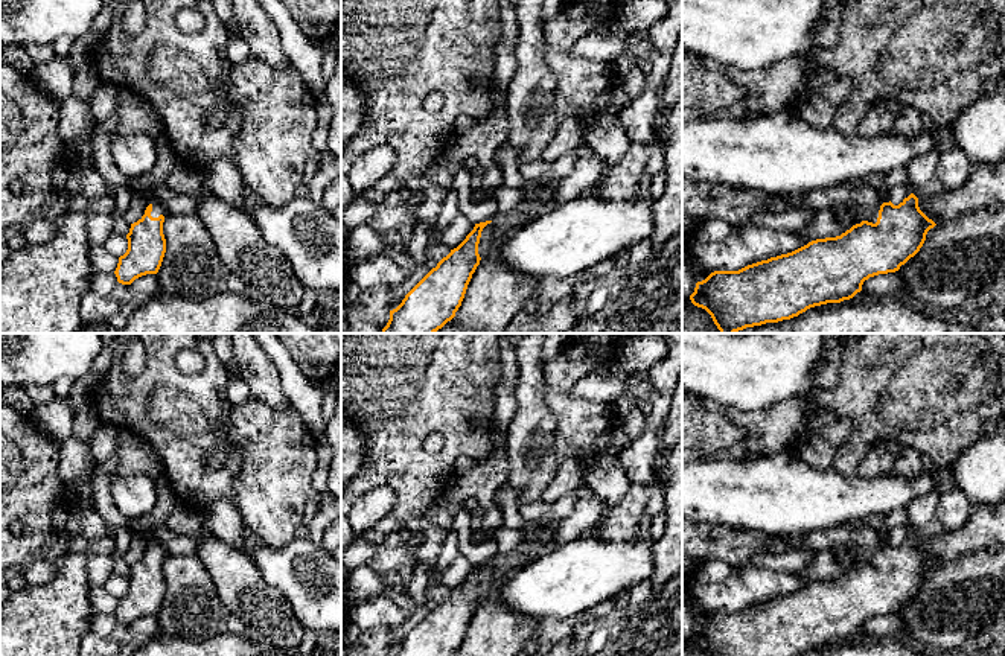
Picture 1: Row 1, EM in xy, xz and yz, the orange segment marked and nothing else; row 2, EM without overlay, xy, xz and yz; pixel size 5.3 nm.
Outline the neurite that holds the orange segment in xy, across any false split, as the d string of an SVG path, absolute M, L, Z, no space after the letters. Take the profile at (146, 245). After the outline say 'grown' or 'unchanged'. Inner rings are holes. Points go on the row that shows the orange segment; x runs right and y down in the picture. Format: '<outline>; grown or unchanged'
M145 193L146 210L145 215L131 224L128 239L128 250L119 257L114 271L117 282L131 285L136 279L146 274L157 274L164 253L166 239L163 234L163 222L166 210L163 202L152 193Z; grown

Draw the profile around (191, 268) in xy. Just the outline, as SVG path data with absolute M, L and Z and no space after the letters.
M166 215L163 234L166 253L157 272L161 292L201 300L224 289L224 266L196 215Z

